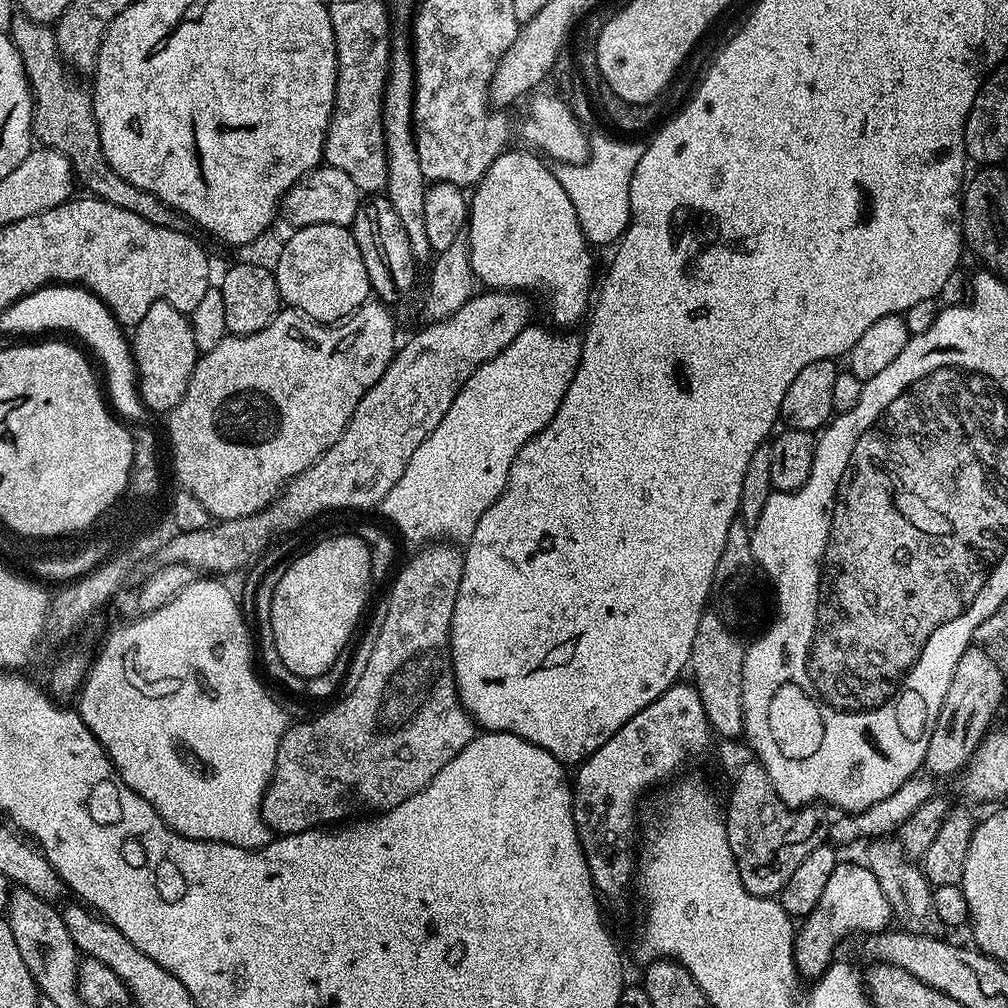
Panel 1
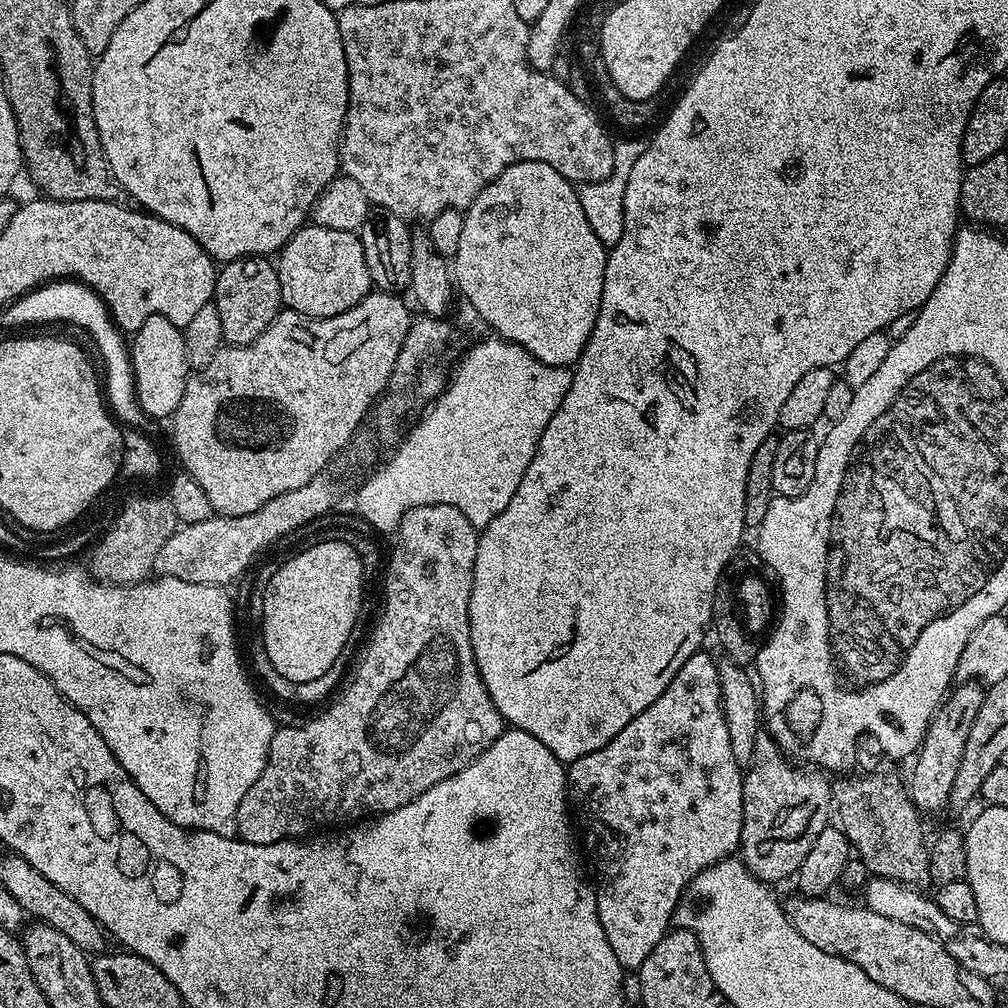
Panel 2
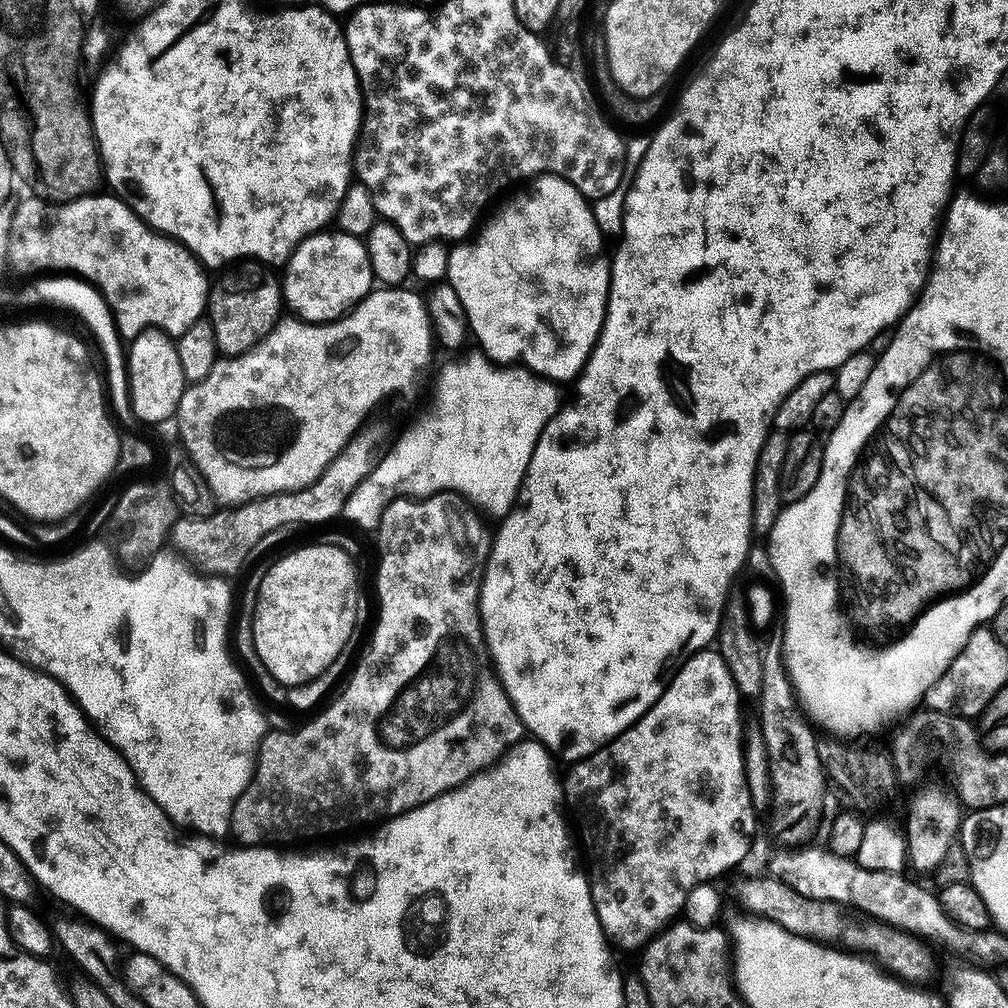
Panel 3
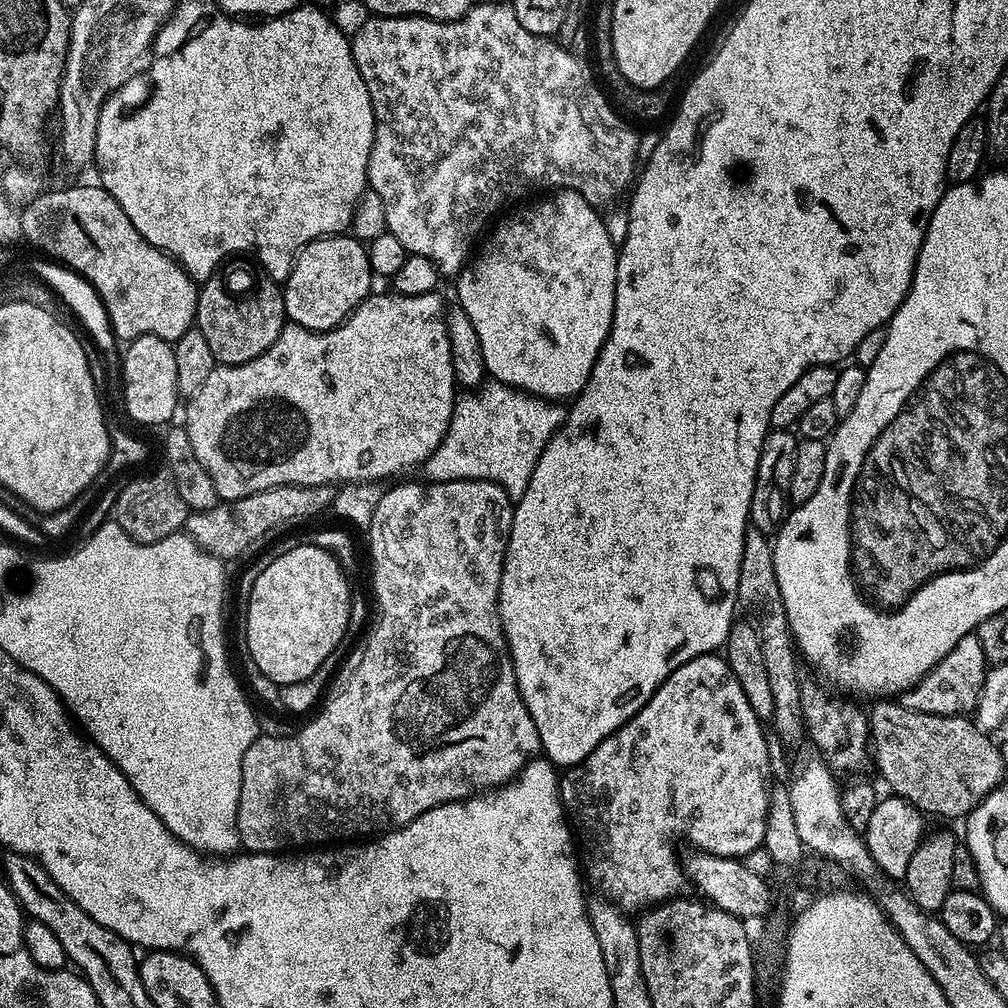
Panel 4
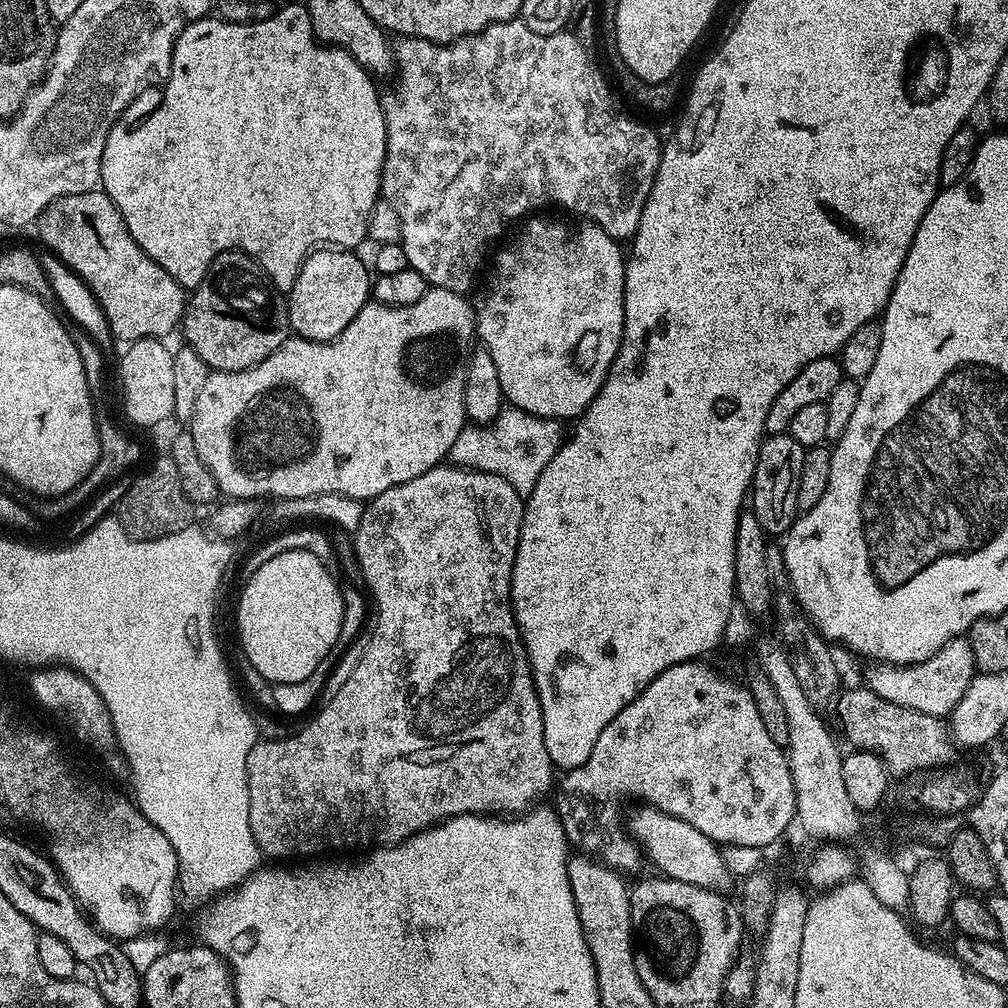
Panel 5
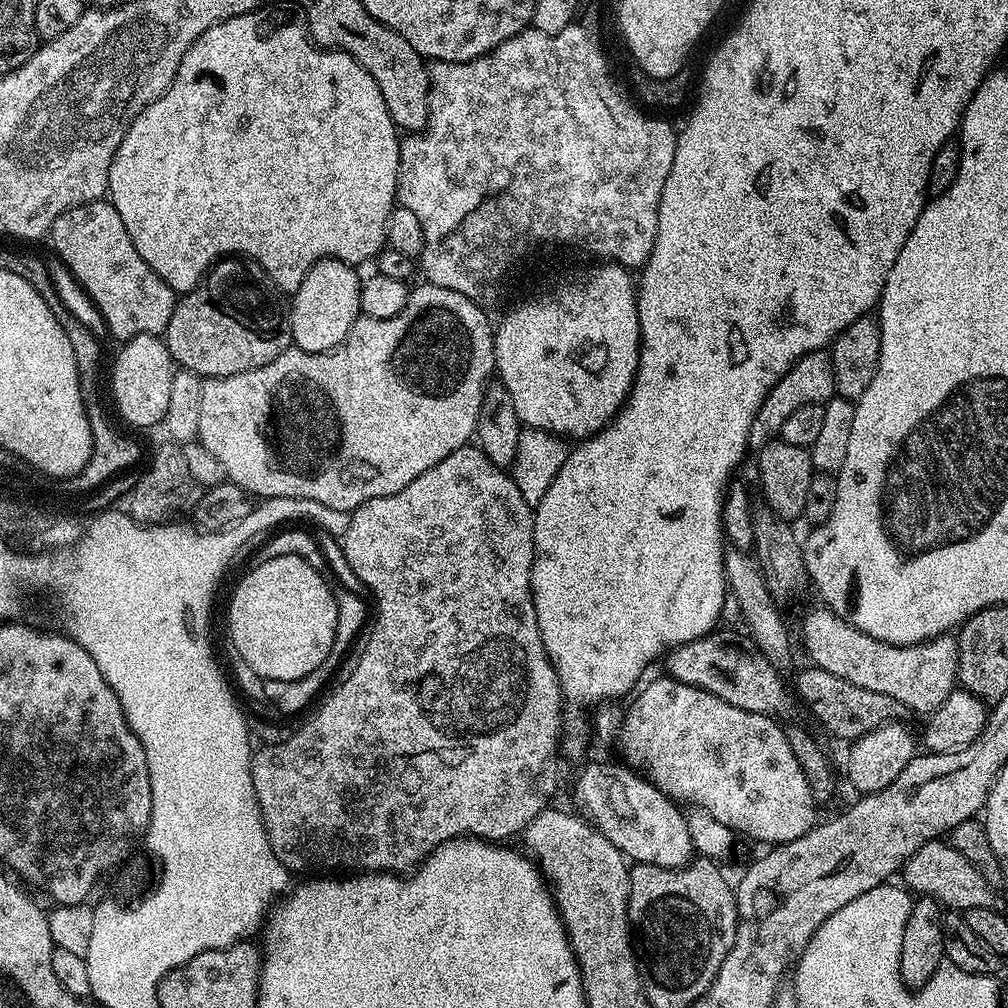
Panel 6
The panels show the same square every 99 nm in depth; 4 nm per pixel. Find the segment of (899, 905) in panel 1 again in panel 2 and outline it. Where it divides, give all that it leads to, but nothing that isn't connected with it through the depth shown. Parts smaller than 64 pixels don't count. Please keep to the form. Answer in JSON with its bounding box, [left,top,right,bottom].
[831,774,932,889]

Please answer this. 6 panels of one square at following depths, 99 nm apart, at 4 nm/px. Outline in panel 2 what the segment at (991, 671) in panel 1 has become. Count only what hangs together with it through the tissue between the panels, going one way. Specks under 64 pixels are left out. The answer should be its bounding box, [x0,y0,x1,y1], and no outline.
[910,682,985,813]

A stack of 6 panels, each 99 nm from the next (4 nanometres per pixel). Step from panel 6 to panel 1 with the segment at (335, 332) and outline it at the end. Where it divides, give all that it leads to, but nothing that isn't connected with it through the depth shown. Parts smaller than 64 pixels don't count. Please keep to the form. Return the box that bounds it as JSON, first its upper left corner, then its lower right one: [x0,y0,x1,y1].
[274,224,372,324]

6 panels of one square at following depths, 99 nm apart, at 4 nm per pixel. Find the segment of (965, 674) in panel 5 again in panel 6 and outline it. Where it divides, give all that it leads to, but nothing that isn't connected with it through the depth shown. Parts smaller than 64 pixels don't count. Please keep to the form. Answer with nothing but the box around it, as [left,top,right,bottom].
[800,606,958,714]

